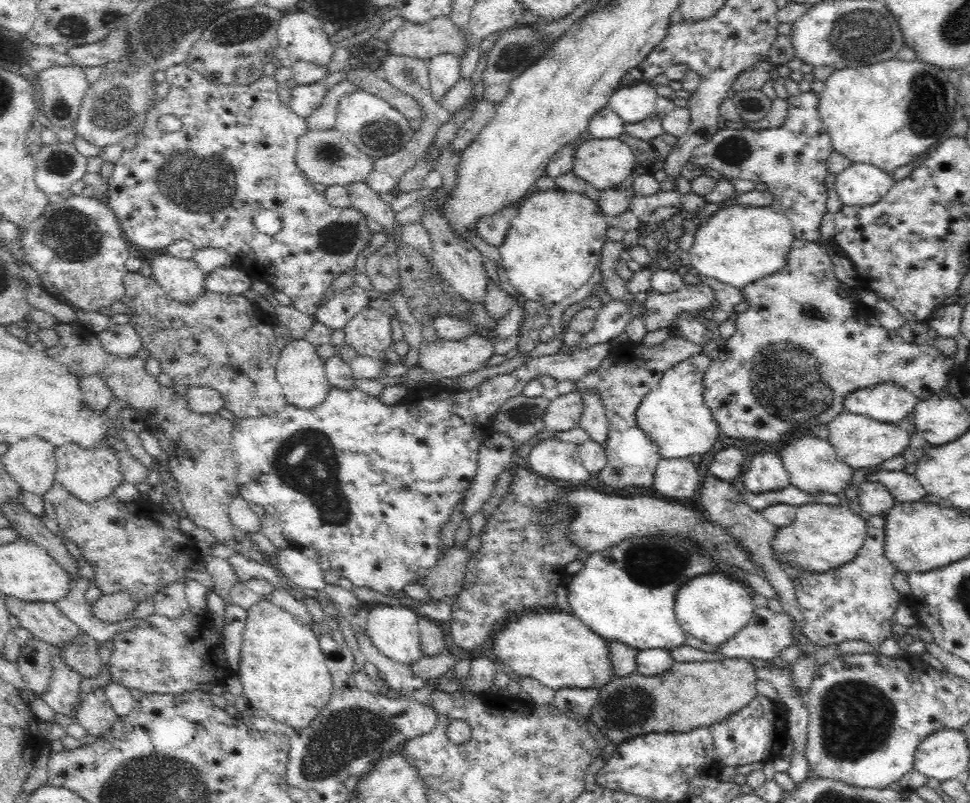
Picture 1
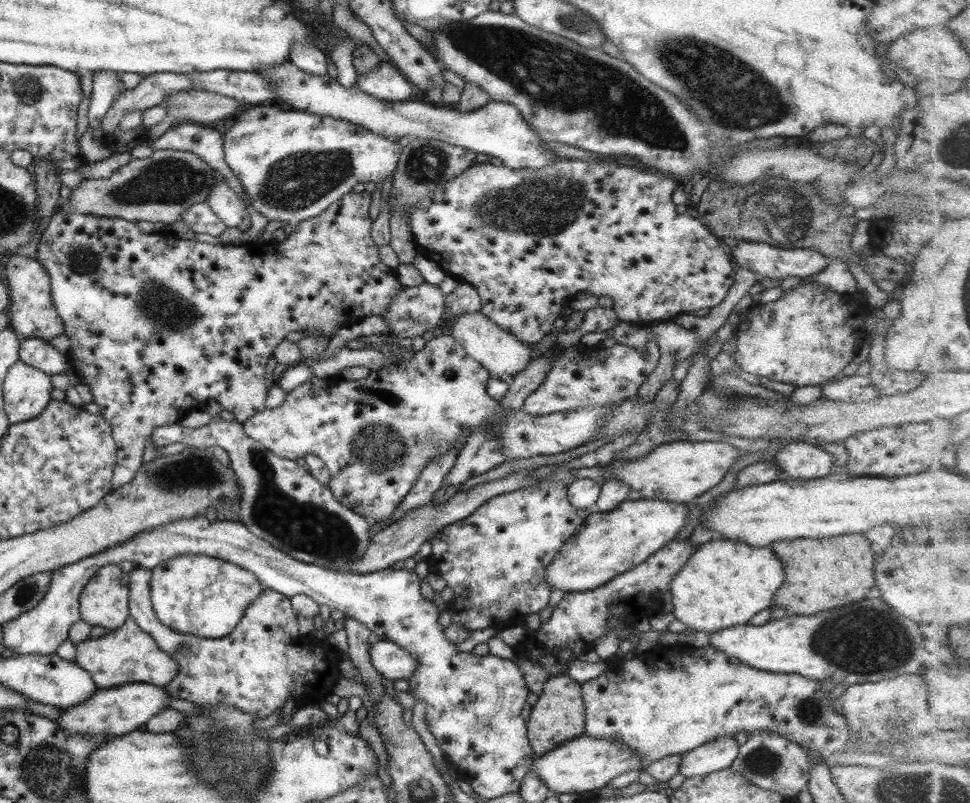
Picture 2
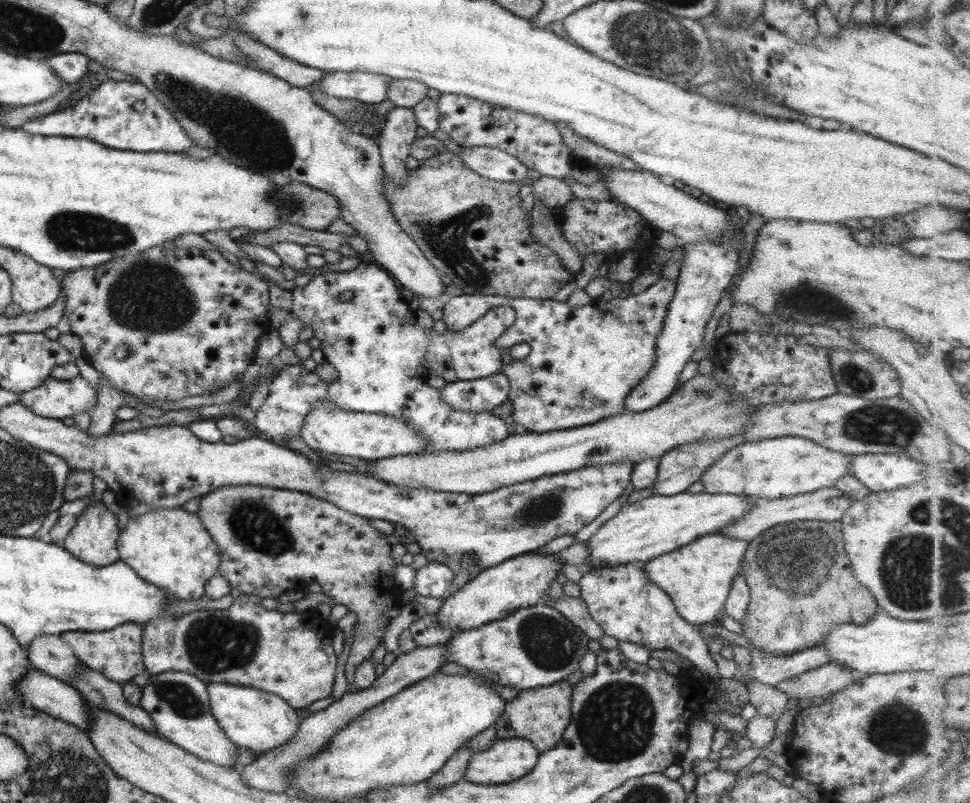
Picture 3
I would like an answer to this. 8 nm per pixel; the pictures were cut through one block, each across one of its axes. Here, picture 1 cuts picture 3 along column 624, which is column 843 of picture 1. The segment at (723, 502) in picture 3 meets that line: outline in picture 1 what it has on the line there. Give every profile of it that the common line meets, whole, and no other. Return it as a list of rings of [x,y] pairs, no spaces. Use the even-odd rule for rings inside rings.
[[[839,502],[834,505],[806,504],[798,507],[792,525],[777,530],[772,548],[779,562],[789,562],[806,572],[822,572],[838,568],[858,556],[867,534],[867,521],[859,514],[850,512],[846,505],[842,506]]]

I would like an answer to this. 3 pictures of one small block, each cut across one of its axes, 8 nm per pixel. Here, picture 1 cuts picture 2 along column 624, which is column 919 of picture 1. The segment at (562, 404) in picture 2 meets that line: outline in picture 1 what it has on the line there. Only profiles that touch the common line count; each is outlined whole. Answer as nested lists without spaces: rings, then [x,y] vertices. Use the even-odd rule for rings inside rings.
[[[794,239],[792,248],[787,256],[786,267],[782,270],[778,270],[766,278],[761,278],[756,282],[747,284],[741,291],[745,296],[746,302],[749,304],[748,310],[743,313],[737,313],[735,320],[736,330],[733,335],[725,340],[725,349],[719,354],[719,357],[712,362],[708,370],[703,376],[703,397],[706,406],[711,408],[714,420],[718,423],[720,432],[730,436],[730,438],[737,438],[741,440],[758,440],[758,442],[764,442],[764,444],[770,444],[774,447],[774,444],[780,444],[785,442],[786,436],[794,436],[797,434],[809,433],[816,424],[829,423],[832,418],[842,413],[842,400],[854,392],[854,390],[860,390],[860,388],[866,388],[866,386],[874,386],[874,384],[880,384],[880,382],[895,382],[904,387],[910,394],[919,398],[919,400],[928,400],[930,396],[938,394],[946,382],[950,379],[952,372],[952,360],[944,356],[933,344],[925,342],[921,345],[905,342],[896,331],[892,329],[886,330],[876,315],[874,315],[874,307],[868,307],[862,301],[850,301],[848,297],[844,298],[838,295],[838,286],[841,282],[834,274],[832,264],[828,253],[819,245],[818,242],[813,243],[806,240]]]

